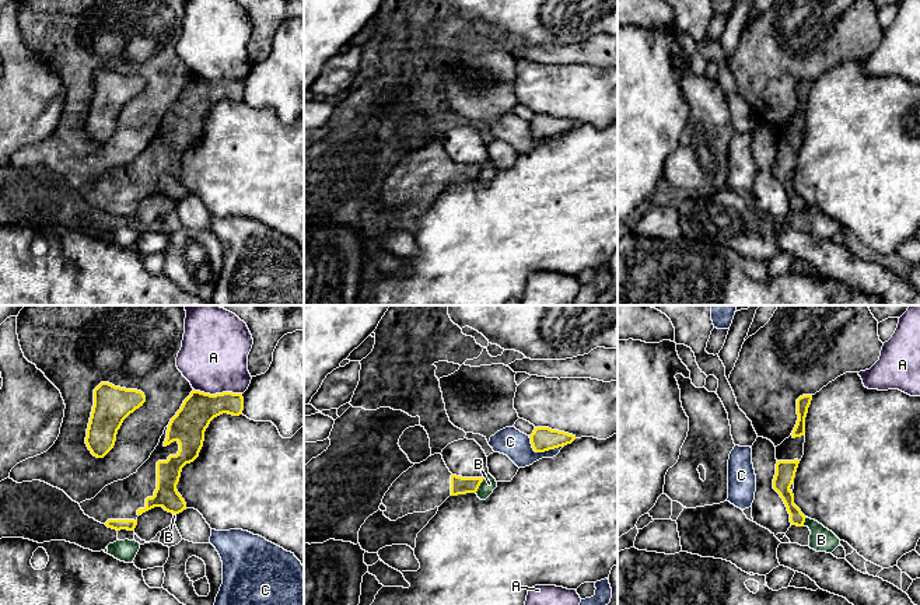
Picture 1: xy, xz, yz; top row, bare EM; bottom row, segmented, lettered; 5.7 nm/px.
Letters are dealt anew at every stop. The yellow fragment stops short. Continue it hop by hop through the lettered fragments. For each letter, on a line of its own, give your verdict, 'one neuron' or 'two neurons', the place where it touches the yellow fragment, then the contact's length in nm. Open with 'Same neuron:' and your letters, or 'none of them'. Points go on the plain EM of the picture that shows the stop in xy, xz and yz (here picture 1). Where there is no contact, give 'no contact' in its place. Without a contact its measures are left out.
Same neuron: none of them
A: two neurons; contact xy (217, 80); length 280 nm
B: two neurons; contact xz (479, 171); length 100 nm
C: two neurons; contact xz (542, 137); length 220 nm

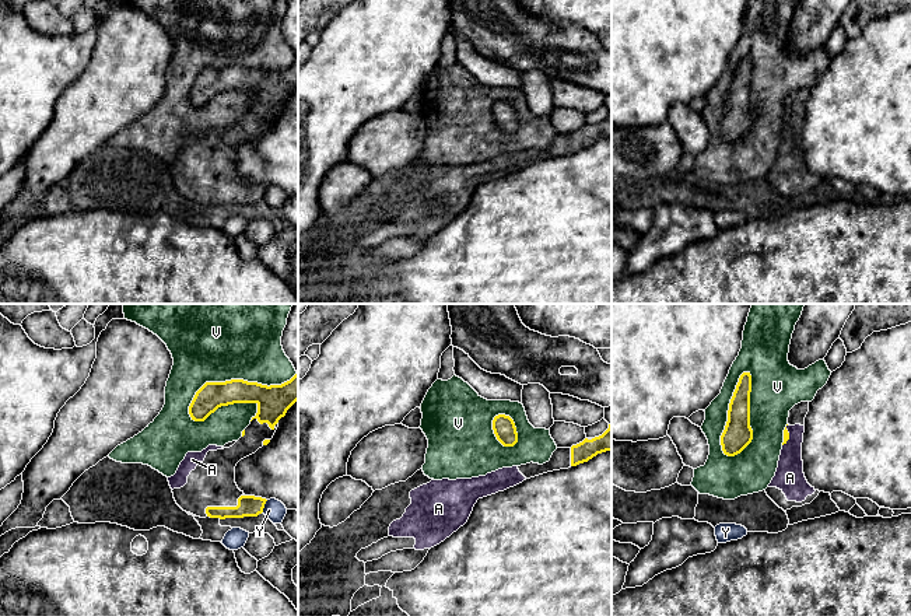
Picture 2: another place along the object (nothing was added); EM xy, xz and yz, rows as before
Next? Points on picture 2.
Same neuron: A
A: one neuron; contact yz (788, 122); length 130 nm
V: two neurons; contact xy (235, 66); length 650 nm
Y: two neurons; contact xy (263, 192); length 80 nm

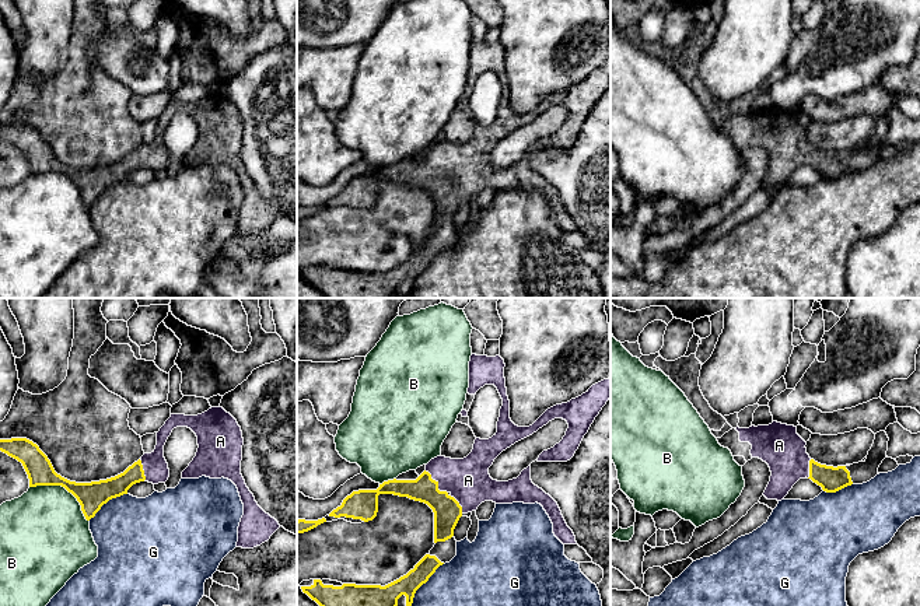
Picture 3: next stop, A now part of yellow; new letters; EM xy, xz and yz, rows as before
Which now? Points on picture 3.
Same neuron: A
A: one neuron; contact xz (437, 170); length 190 nm
B: two neurons; contact xy (65, 174); length 400 nm
G: two neurons; contact xz (422, 270); length 340 nm

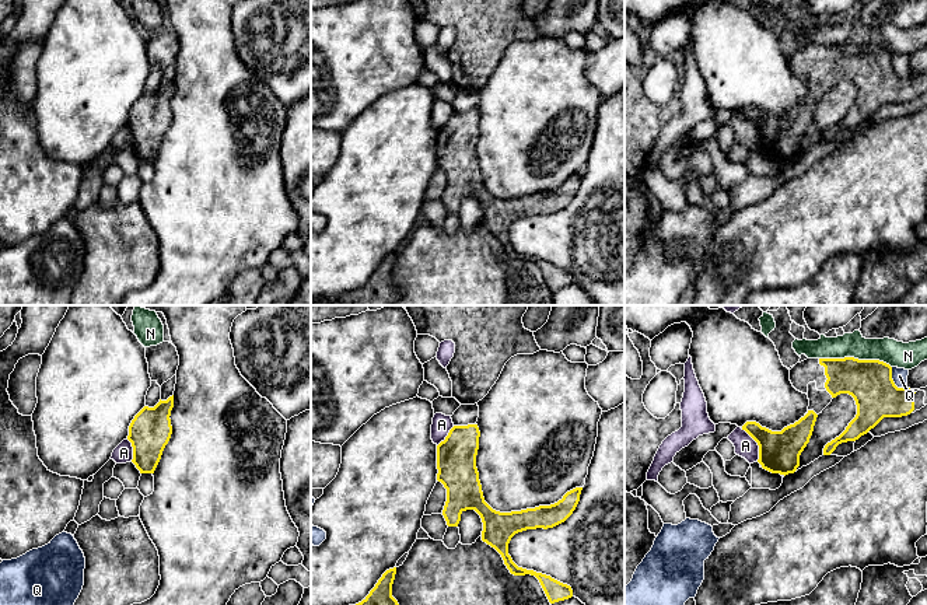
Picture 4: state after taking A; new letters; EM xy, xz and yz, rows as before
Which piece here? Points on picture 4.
Same neuron: none of them
A: two neurons; contact yz (758, 130); length 220 nm
N: two neurons; contact yz (856, 45); length 420 nm
Q: two neurons; contact yz (892, 67); length 150 nm

